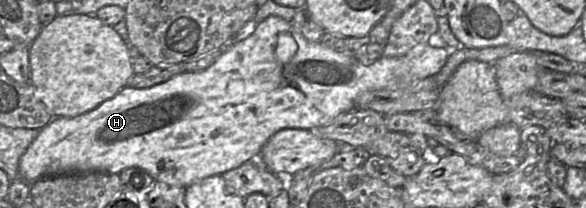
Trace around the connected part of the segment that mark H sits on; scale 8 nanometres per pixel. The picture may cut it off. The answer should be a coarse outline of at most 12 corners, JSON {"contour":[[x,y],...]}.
{"contour":[[269,16],[203,71],[54,117],[19,178],[188,186],[444,66]]}

